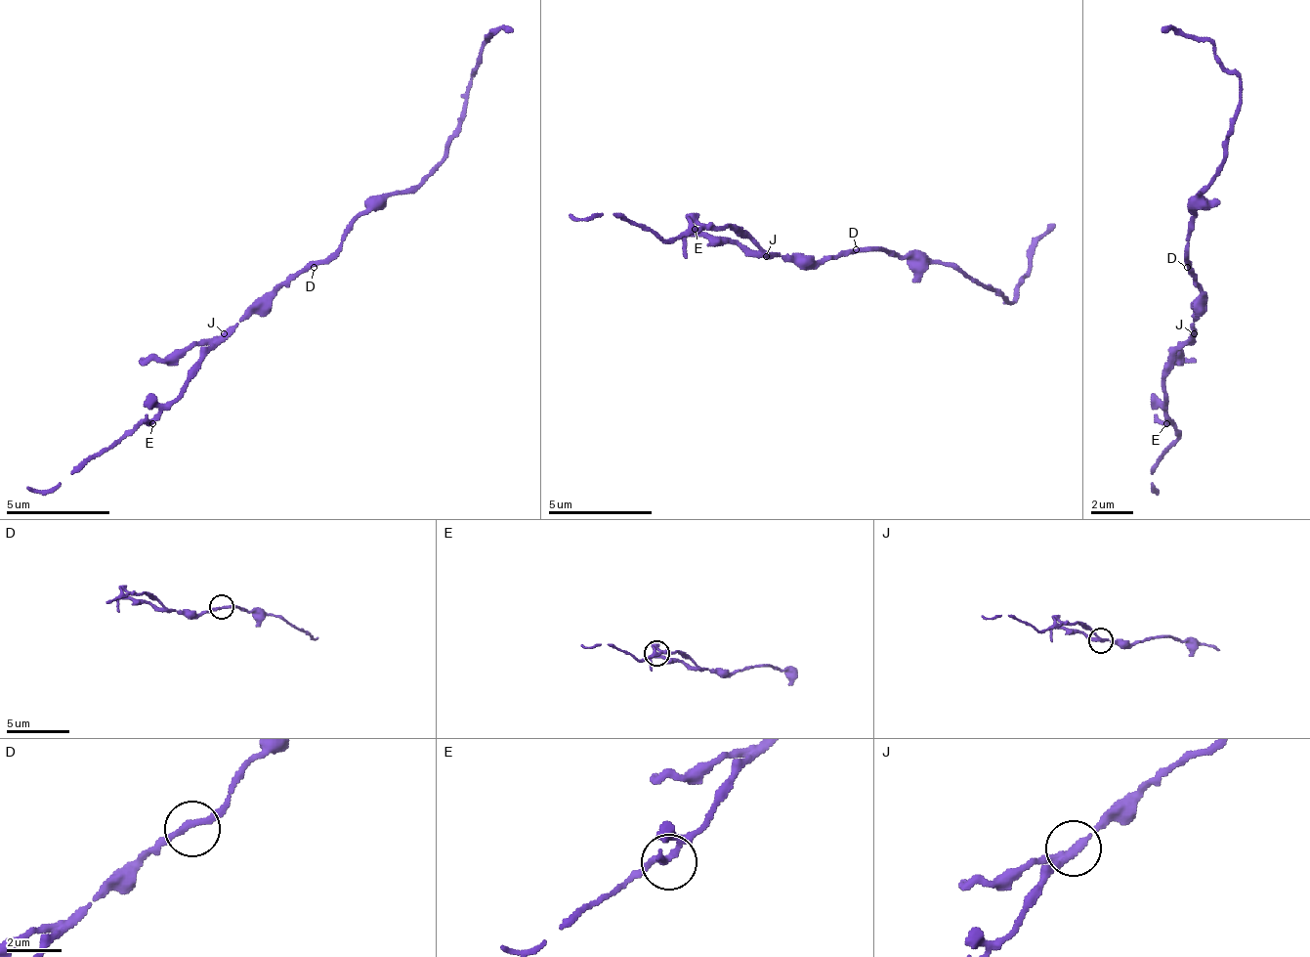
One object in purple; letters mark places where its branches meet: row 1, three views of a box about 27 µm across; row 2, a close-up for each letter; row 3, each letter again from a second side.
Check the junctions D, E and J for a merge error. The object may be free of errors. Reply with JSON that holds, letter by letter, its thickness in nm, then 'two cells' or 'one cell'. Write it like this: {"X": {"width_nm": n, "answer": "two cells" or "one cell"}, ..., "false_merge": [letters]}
{"D": {"width_nm": 220, "answer": "one cell"}, "E": {"width_nm": 200, "answer": "one cell"}, "J": {"width_nm": 200, "answer": "two cells"}, "false_merge": ["J"]}

